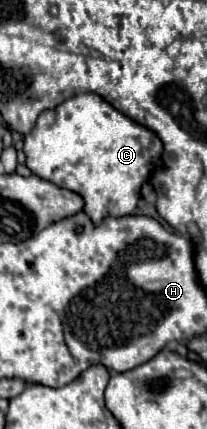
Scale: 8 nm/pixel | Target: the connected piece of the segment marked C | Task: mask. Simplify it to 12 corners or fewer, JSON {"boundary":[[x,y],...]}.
{"boundary":[[84,93],[40,115],[28,169],[130,215],[160,139]]}

